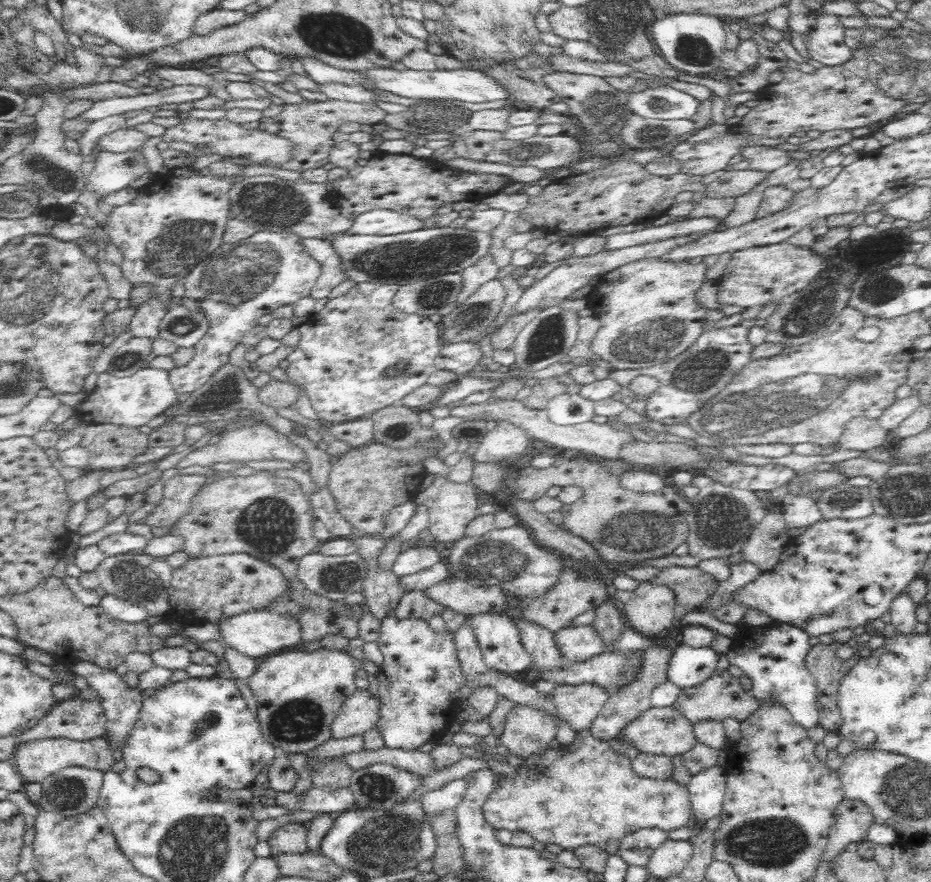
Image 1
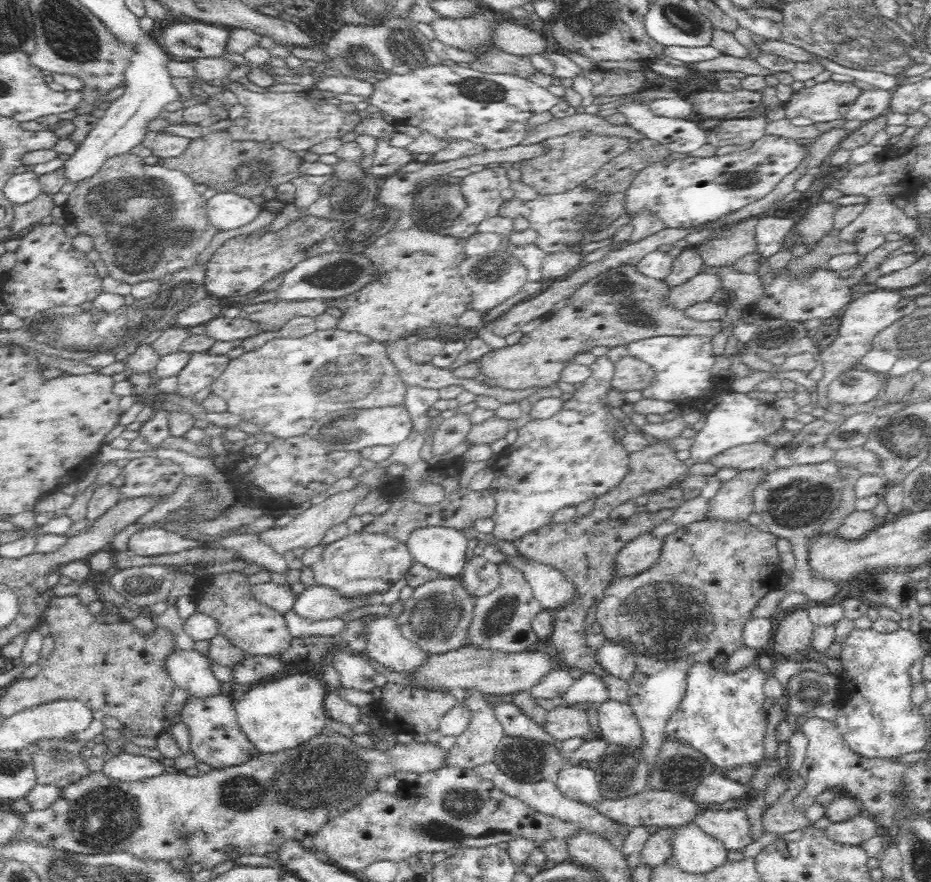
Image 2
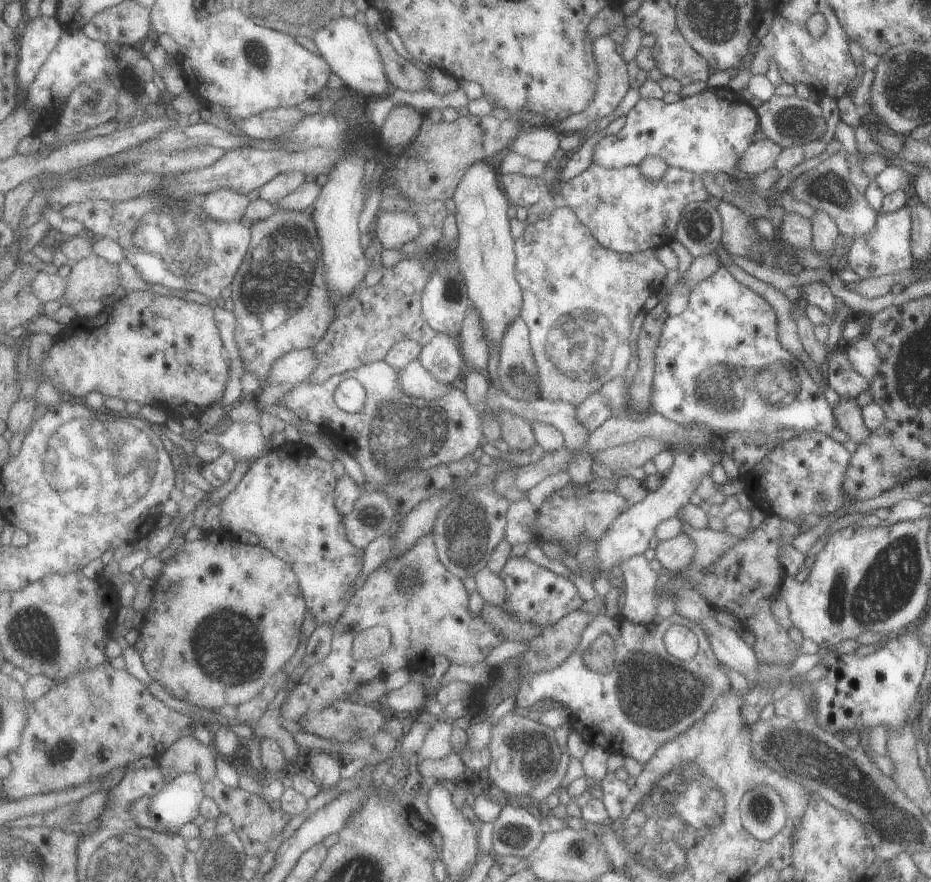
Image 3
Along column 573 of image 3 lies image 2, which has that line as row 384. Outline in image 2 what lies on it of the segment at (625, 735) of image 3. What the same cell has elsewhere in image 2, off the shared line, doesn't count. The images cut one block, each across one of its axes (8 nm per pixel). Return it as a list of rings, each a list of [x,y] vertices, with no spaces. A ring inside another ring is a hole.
[[[654,336],[627,344],[628,354],[648,363],[654,369],[655,382],[649,388],[641,391],[644,398],[674,402],[679,405],[678,412],[683,413],[693,410],[695,405],[705,398],[716,402],[714,409],[706,414],[704,427],[693,436],[694,442],[689,450],[691,452],[690,458],[695,463],[709,462],[713,456],[732,447],[763,442],[770,434],[778,432],[783,427],[785,420],[772,403],[764,404],[760,400],[753,400],[746,393],[734,391],[731,384],[724,382],[723,376],[720,377],[720,380],[716,376],[712,376],[710,370],[716,362],[716,355],[712,352],[712,348],[713,338],[710,336]]]

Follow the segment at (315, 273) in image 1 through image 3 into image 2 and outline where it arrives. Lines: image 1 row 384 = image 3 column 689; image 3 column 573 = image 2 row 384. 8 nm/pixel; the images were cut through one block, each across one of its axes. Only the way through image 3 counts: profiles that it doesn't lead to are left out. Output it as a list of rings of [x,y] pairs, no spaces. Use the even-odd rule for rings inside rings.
[[[207,351],[192,353],[188,364],[177,375],[176,394],[183,398],[195,398],[200,390],[210,389],[212,382],[224,374],[229,360],[226,354],[210,356]]]

